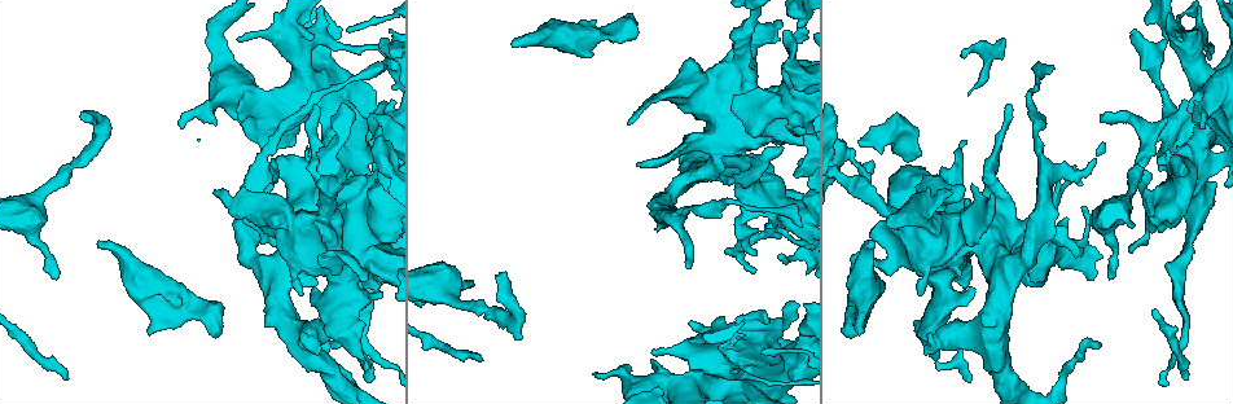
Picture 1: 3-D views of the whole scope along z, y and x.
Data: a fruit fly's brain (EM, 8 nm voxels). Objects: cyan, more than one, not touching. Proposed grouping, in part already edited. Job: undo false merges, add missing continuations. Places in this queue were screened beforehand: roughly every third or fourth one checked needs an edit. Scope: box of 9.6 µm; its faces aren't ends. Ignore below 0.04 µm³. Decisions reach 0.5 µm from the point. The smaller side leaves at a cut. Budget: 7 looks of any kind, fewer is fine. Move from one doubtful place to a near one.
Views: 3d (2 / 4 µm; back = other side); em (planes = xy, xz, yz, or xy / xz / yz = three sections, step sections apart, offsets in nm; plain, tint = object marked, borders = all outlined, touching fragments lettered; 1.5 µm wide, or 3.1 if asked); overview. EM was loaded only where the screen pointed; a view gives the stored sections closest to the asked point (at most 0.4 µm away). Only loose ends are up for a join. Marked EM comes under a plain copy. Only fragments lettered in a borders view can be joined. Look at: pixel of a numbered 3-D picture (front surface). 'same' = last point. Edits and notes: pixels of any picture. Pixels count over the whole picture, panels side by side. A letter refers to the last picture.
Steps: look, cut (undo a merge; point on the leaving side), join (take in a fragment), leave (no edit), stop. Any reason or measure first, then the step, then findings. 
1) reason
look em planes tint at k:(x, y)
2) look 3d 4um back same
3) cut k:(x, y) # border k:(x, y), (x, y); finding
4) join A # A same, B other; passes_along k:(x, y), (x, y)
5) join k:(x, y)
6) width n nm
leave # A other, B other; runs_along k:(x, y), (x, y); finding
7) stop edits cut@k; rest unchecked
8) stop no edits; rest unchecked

free end
look 3d 2um at 1:(499, 272)

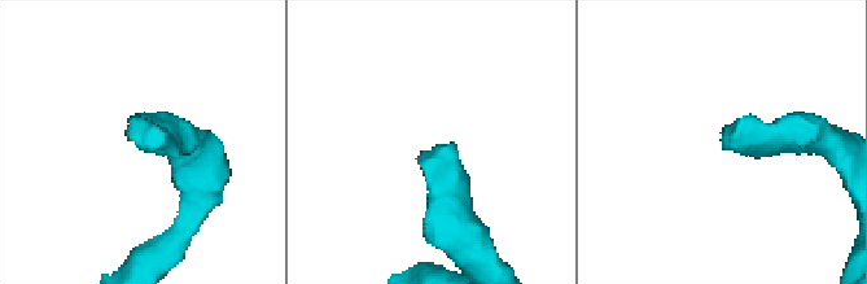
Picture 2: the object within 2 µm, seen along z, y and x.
look em planes borders at 2:(133, 137)

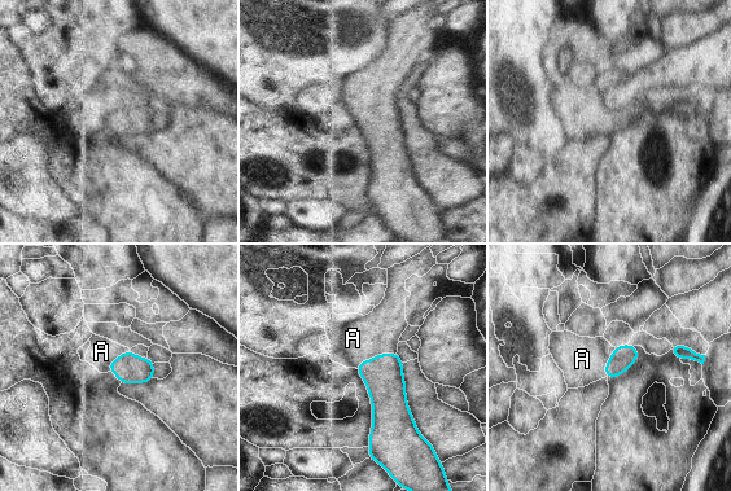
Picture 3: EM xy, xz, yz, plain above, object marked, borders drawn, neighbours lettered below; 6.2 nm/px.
join 3:(353, 338) # A same; the cell continues

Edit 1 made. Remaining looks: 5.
see it whole again
look overview

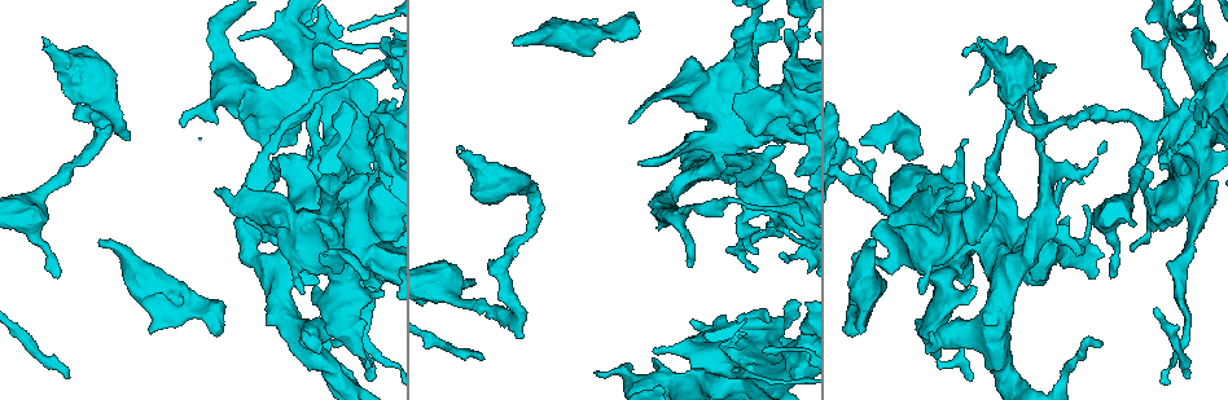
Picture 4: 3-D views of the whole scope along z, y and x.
stops while still wide
look 3d 2um at 4:(212, 333)

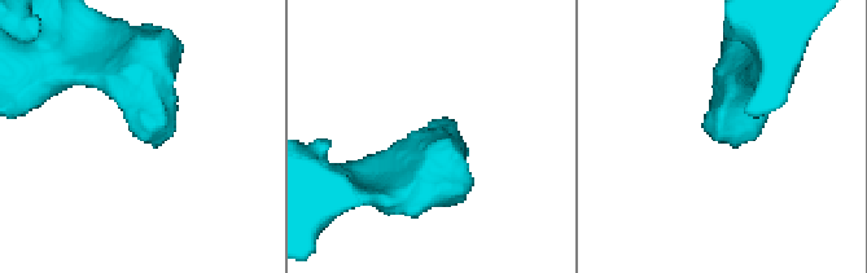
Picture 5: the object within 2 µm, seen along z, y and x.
now the EM
look em xz step 8 tint at 5:(147, 143)

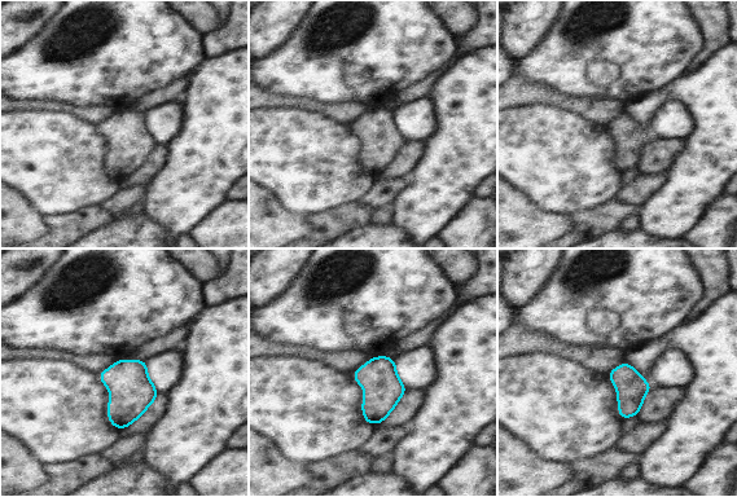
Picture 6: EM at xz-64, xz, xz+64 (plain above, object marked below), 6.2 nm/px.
look em xz step 8 borders same

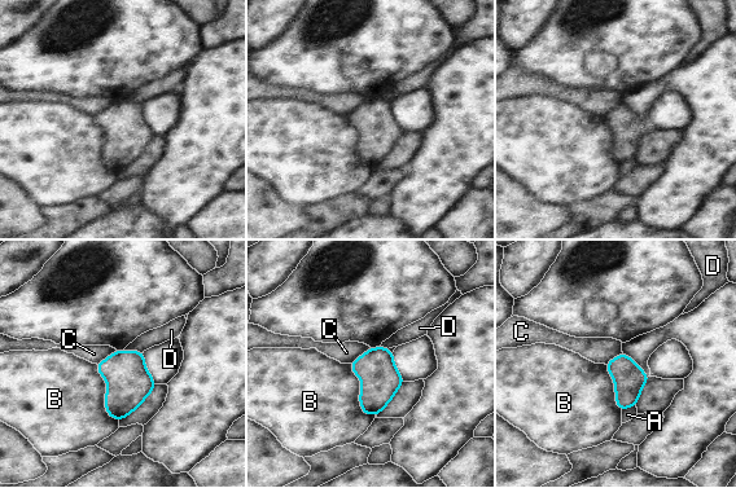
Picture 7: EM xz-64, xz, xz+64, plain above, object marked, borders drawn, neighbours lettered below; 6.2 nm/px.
leave # A other, B other, C other, D other; border 7:(349, 364), (359, 408), (375, 417); no lettered fragment goes on from it

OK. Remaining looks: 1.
stop edits join@3; rest unchecked

